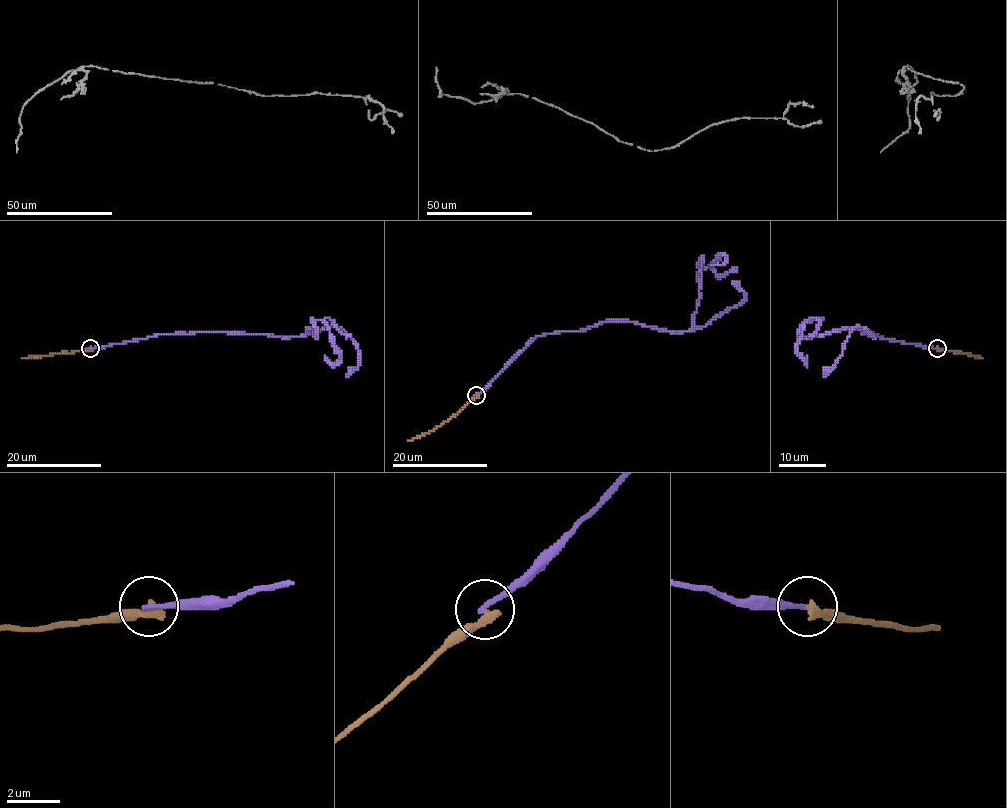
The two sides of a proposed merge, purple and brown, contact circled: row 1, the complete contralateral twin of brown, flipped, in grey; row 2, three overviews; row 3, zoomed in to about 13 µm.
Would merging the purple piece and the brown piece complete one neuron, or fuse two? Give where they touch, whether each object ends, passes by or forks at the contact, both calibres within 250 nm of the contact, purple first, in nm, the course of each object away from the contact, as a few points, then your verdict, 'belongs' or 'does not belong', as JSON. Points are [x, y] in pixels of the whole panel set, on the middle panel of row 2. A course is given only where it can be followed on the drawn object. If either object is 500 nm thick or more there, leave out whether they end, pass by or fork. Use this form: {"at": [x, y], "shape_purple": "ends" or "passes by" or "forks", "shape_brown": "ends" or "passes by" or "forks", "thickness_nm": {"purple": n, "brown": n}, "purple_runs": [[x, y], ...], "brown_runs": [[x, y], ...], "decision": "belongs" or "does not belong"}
{"at": [476, 395], "shape_purple": "ends", "shape_brown": "ends", "thickness_nm": {"purple": 190, "brown": 360}, "purple_runs": [[476, 396], [543, 334], [606, 321], [686, 332], [702, 259], [708, 267], [724, 257], [710, 264]], "brown_runs": [[476, 396], [442, 423], [408, 441]], "decision": "does not belong"}

